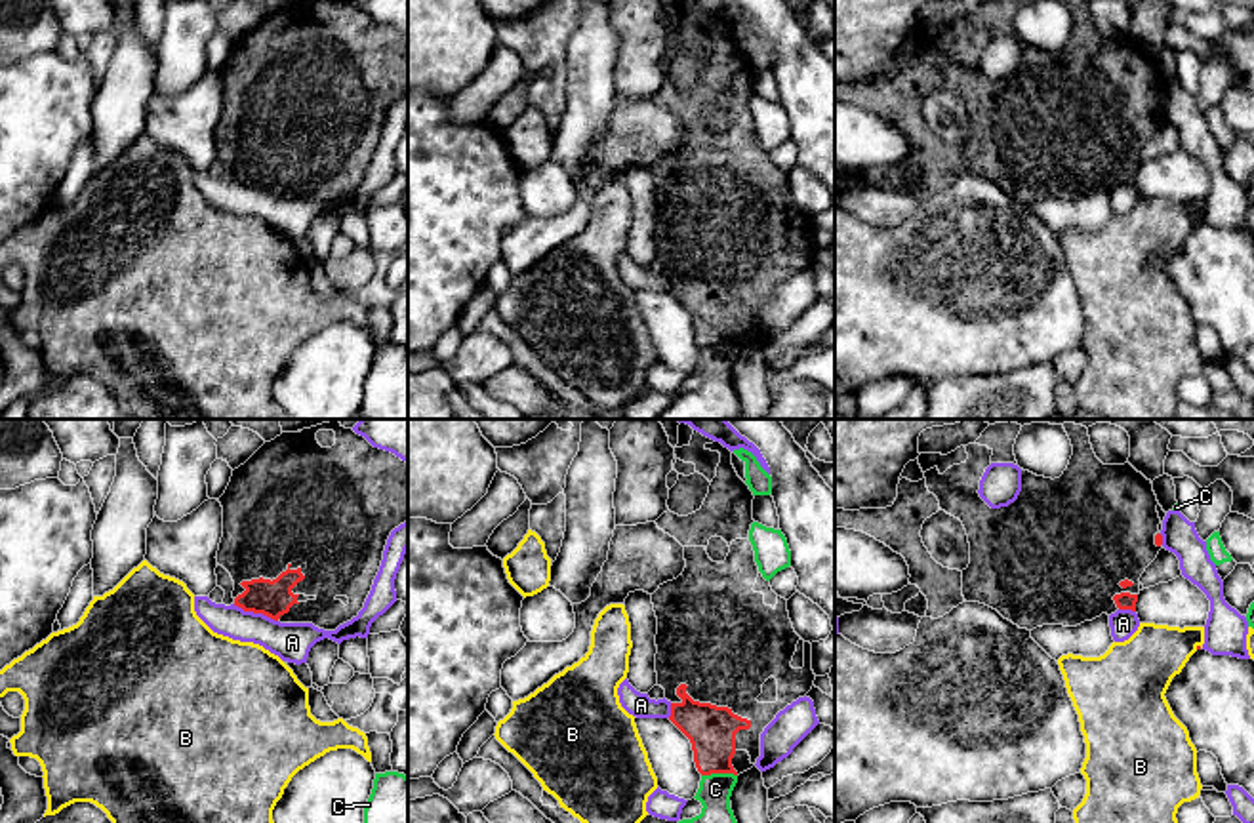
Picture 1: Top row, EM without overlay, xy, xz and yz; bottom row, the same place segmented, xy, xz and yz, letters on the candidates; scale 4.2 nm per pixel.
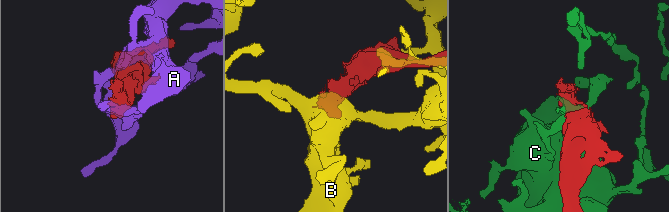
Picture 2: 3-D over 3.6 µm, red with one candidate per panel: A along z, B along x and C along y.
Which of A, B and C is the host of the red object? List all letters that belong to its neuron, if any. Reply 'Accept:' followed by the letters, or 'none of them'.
Accept: none of them

